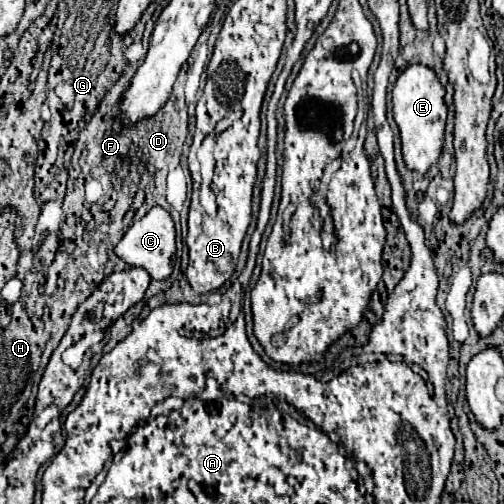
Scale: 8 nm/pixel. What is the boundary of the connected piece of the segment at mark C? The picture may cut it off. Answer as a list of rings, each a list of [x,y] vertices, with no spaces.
[[[153,206],[139,222],[125,232],[121,242],[115,246],[115,254],[131,266],[145,268],[153,280],[165,280],[171,274],[171,256],[175,254],[175,224],[167,210]]]

